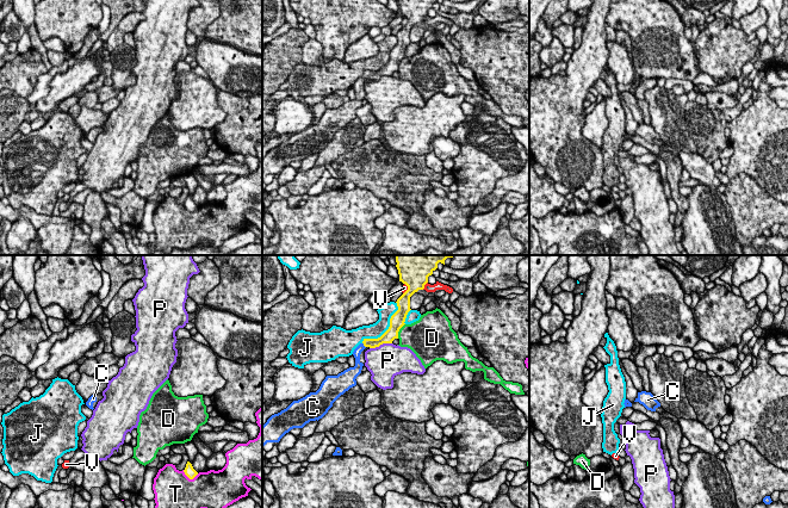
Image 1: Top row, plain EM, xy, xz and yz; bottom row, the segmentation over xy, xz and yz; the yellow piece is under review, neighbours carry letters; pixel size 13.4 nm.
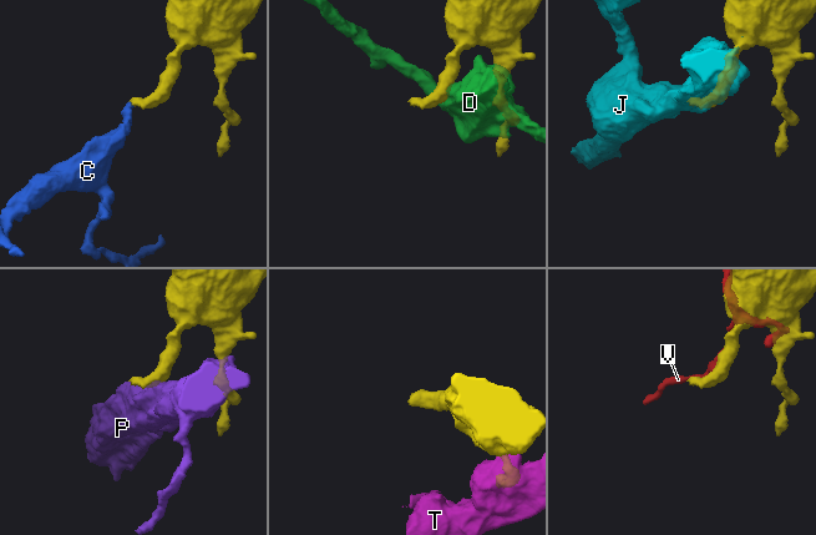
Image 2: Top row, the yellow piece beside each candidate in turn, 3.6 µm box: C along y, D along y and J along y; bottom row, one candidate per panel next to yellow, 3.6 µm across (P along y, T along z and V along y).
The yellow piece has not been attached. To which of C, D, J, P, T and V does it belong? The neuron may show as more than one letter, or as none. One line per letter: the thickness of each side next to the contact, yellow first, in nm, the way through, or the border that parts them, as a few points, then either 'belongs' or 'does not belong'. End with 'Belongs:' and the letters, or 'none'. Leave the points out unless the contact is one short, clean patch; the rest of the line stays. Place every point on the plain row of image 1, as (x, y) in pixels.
C: 130/100 nm | across xz (367, 75), (364, 78), (358, 84) | belongs
D: 200/360 nm | along xz (404, 56), (397, 70) | does not belong
J: 200/200 nm | does not belong
P: 160/460 nm | along xz (391, 75), (384, 75), (370, 81) | does not belong
T: 140/500 nm | does not belong
V: 320/120 nm | does not belong
Belongs: C

